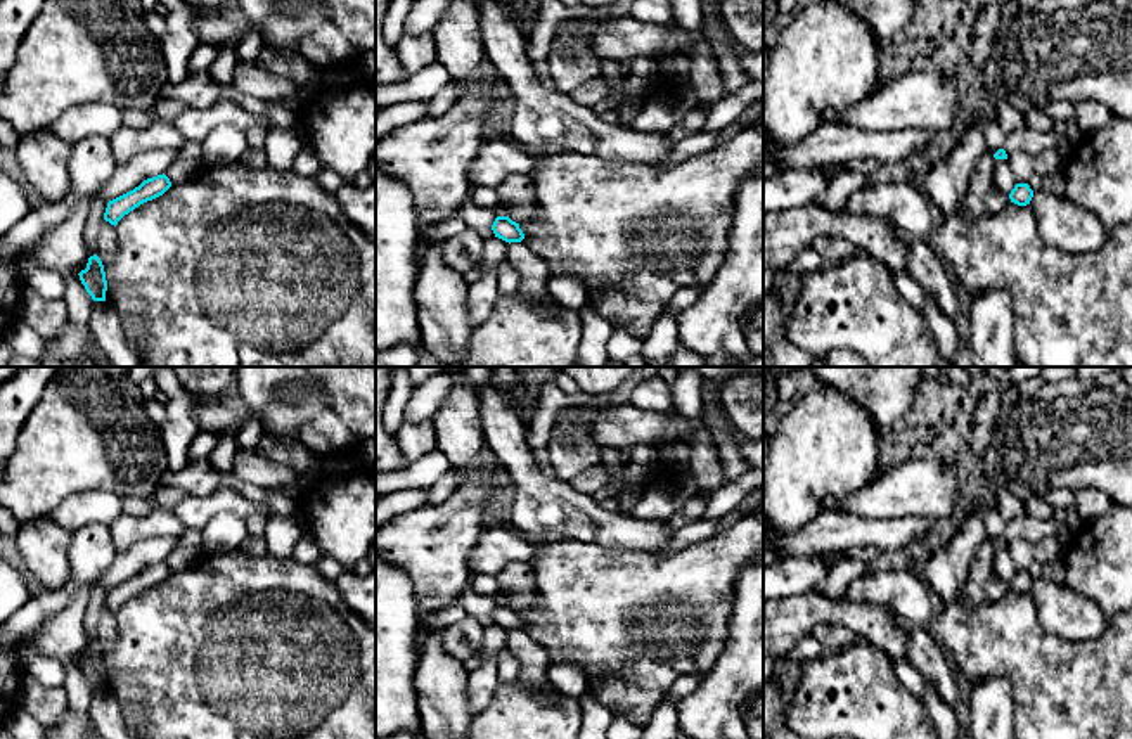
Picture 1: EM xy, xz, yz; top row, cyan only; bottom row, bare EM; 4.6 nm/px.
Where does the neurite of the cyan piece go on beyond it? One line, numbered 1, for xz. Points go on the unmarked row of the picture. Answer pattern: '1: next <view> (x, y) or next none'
1: next none

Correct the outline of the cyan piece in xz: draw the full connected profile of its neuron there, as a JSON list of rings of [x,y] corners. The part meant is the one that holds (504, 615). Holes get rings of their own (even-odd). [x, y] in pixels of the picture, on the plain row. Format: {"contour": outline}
{"contour": [[[497,604],[492,618],[495,625],[505,628],[505,630],[521,630],[524,627],[523,618],[519,616],[519,611],[512,609],[509,604]]]}

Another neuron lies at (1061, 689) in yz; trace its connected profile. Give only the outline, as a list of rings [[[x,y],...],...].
[[[1009,590],[1002,599],[990,599],[974,609],[968,609],[959,597],[957,601],[943,606],[940,616],[931,623],[929,633],[950,656],[954,668],[959,672],[959,677],[966,687],[974,685],[988,677],[1002,677],[1009,680],[1014,699],[1014,739],[1132,739],[1132,611],[1118,614],[1099,637],[1092,640],[1073,642],[1061,639],[1044,628],[1039,618],[1037,604],[1030,592],[1018,594]]]

